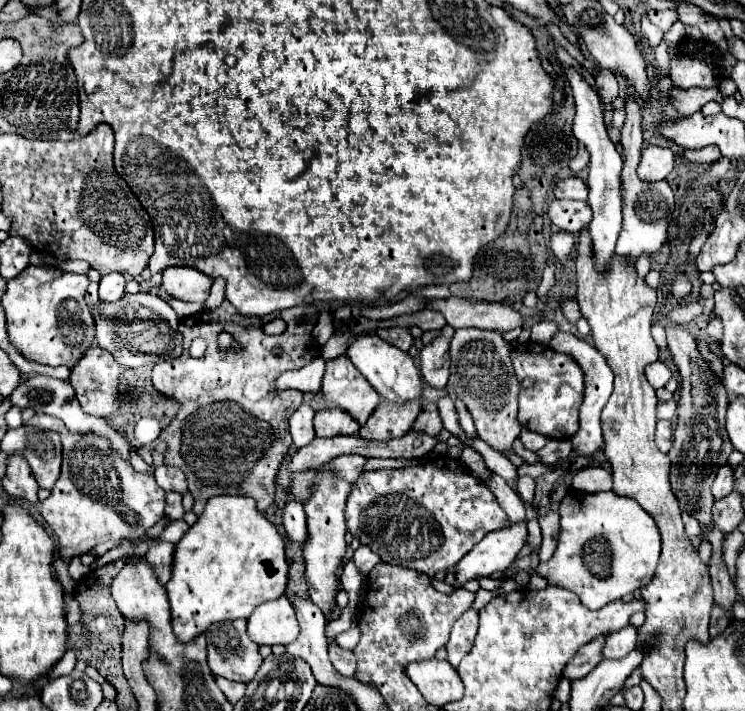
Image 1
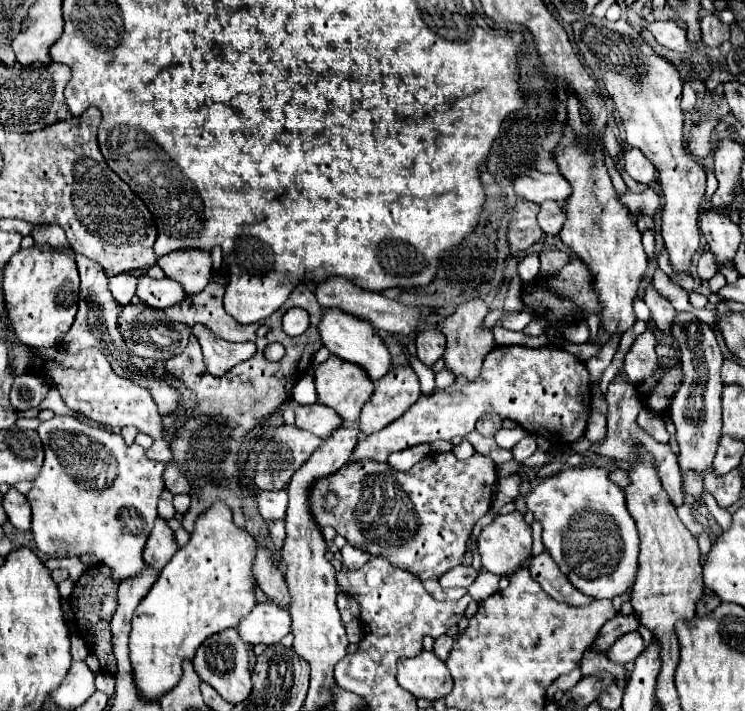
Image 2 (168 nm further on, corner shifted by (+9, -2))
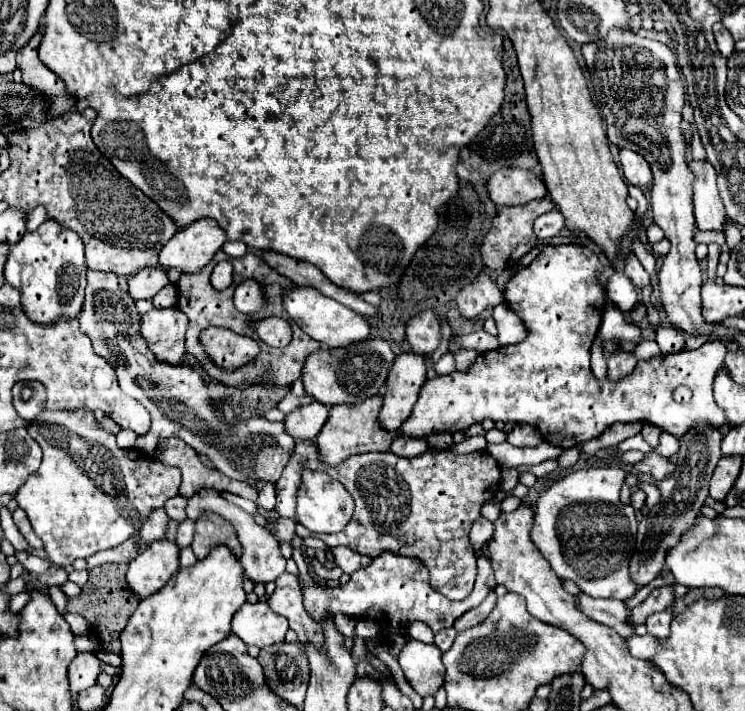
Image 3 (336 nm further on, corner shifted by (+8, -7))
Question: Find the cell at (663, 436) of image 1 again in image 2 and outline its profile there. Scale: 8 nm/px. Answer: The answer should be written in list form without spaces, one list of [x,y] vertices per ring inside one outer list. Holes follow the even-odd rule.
[[[641,409],[639,417],[637,417],[637,423],[641,425],[643,431],[647,431],[655,441],[659,443],[667,443],[669,441],[669,433],[665,429],[665,423],[663,423],[663,417],[659,417],[657,413],[649,411],[649,409]]]

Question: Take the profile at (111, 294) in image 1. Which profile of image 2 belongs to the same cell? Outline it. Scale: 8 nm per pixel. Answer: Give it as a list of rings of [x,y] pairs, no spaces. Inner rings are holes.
[[[123,273],[123,275],[109,277],[109,291],[113,293],[117,303],[121,303],[121,305],[131,303],[131,297],[135,295],[135,285],[137,285],[137,277],[135,275]]]

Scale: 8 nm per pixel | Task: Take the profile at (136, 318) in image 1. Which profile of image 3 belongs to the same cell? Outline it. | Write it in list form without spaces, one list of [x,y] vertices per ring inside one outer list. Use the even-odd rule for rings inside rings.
[[[176,306],[162,310],[154,308],[140,320],[142,336],[154,356],[170,364],[182,364],[186,356],[186,328],[188,318]]]

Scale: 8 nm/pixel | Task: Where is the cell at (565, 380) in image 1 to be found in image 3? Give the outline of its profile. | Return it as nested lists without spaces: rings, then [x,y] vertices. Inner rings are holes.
[[[546,246],[532,264],[518,270],[504,288],[504,302],[520,316],[528,330],[524,342],[478,354],[466,374],[452,372],[426,380],[410,418],[398,428],[398,434],[426,438],[436,432],[466,430],[484,418],[492,418],[494,422],[532,424],[546,442],[572,448],[598,438],[616,422],[642,420],[678,440],[682,440],[690,428],[698,428],[698,424],[728,430],[726,414],[712,396],[714,376],[726,356],[726,346],[720,340],[696,350],[640,360],[636,368],[618,382],[608,378],[598,380],[592,374],[590,344],[598,334],[606,304],[606,290],[598,280],[602,272],[604,264],[588,246]],[[680,384],[694,390],[688,404],[678,404],[672,398],[672,390]]]

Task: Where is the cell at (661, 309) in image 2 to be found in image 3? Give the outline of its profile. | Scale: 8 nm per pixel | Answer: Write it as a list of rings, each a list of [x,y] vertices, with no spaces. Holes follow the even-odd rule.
[[[630,252],[630,254],[626,254],[626,260],[624,260],[624,272],[632,278],[632,282],[634,282],[634,286],[636,288],[644,288],[644,286],[648,286],[650,284],[650,276],[648,276],[648,272],[642,268],[642,264],[640,264],[640,260]]]

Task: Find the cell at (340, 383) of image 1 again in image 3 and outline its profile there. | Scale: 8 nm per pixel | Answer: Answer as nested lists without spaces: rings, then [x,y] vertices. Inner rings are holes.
[[[368,336],[366,340],[362,340],[362,344],[350,344],[350,348],[320,348],[318,352],[312,352],[302,366],[302,384],[316,402],[328,408],[334,404],[358,402],[360,398],[380,394],[392,362],[394,352],[390,350],[390,344],[382,338]]]

